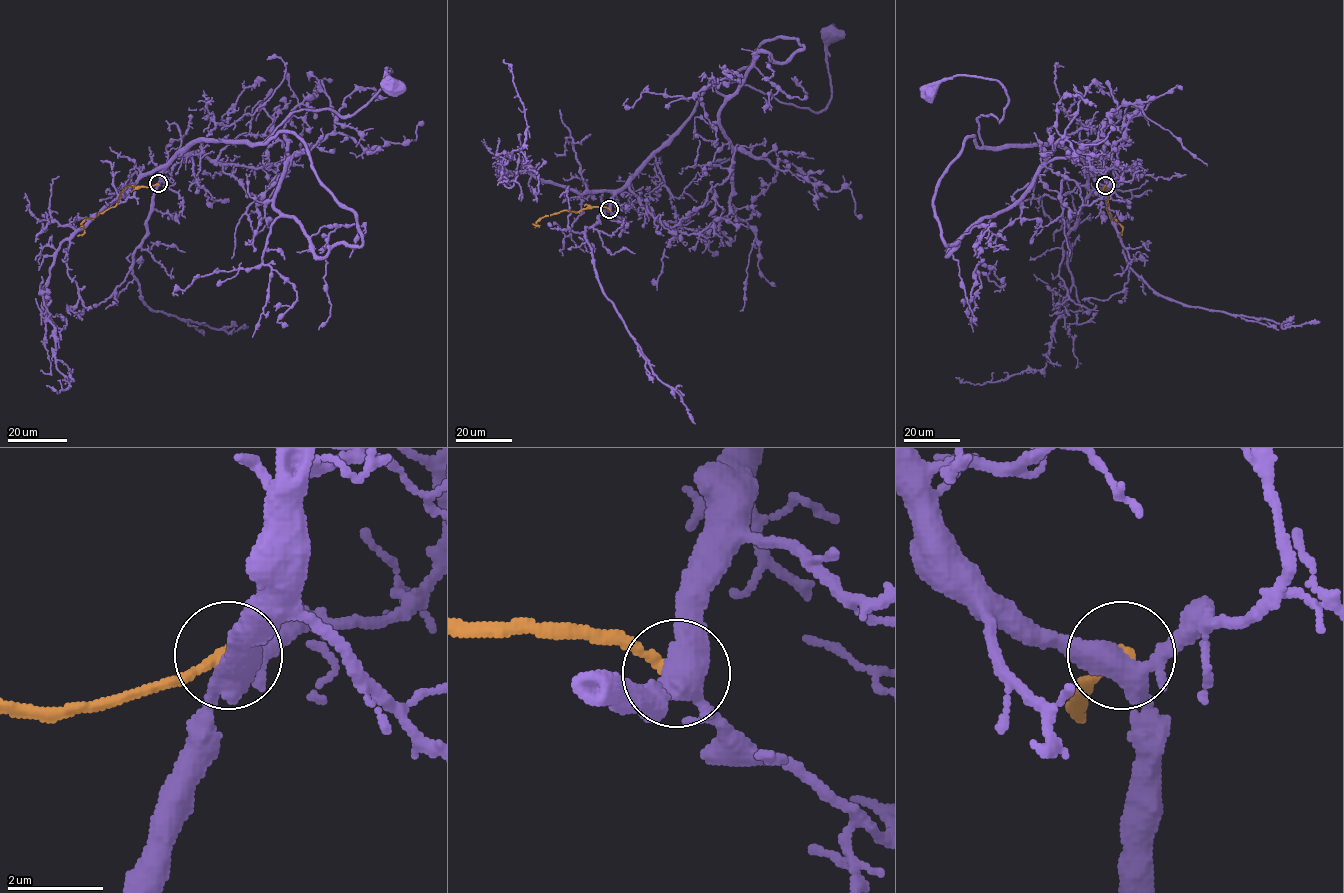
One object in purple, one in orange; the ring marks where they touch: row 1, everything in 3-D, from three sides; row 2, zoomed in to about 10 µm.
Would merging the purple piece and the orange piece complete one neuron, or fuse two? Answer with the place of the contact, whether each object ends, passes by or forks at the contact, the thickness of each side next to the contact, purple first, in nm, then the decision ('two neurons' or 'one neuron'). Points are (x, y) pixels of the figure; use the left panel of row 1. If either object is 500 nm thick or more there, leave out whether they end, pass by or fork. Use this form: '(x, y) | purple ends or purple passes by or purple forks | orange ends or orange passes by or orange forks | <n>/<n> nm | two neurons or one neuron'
(158, 183) | purple forks | orange ends | 460/280 nm | two neurons

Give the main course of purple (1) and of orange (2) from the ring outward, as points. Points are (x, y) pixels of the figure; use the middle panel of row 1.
1: (609, 209), (710, 87), (742, 83), (813, 111), (826, 106), (831, 32)
2: (609, 209), (588, 207), (576, 212), (562, 210), (541, 217), (536, 222), (539, 226), (532, 224)

